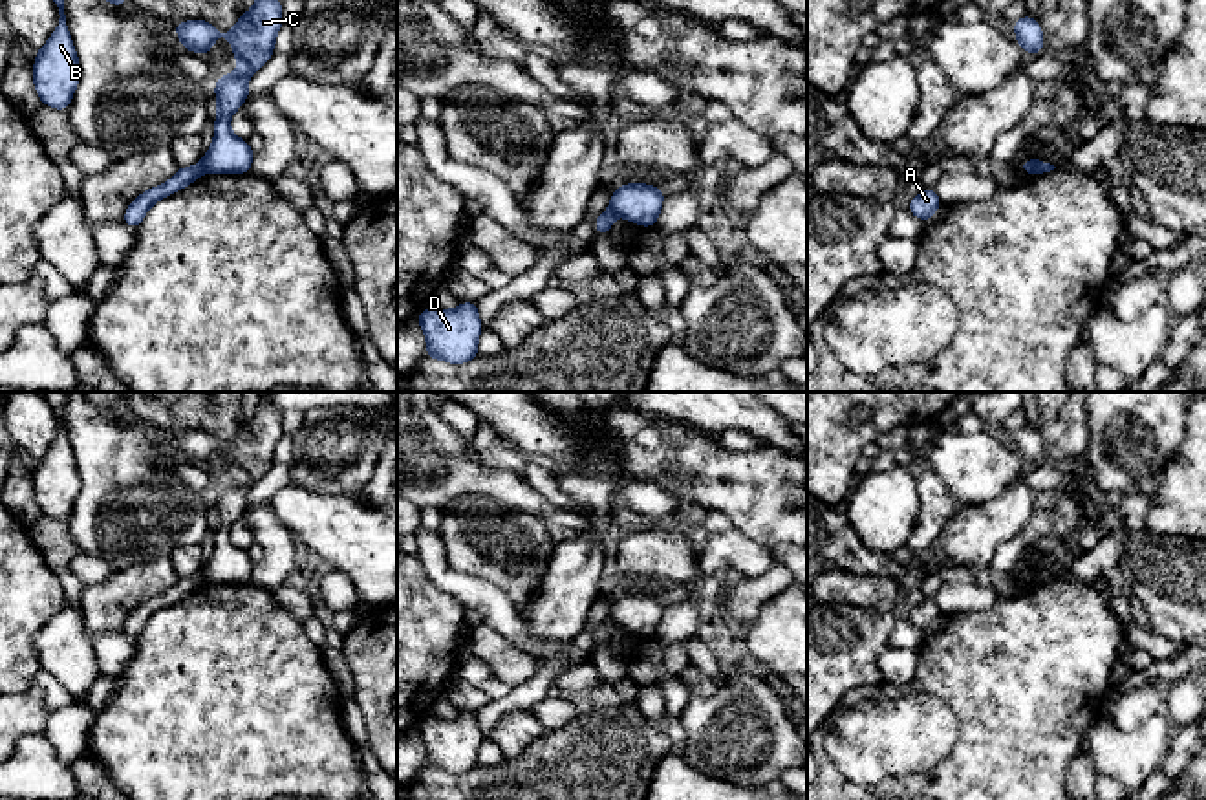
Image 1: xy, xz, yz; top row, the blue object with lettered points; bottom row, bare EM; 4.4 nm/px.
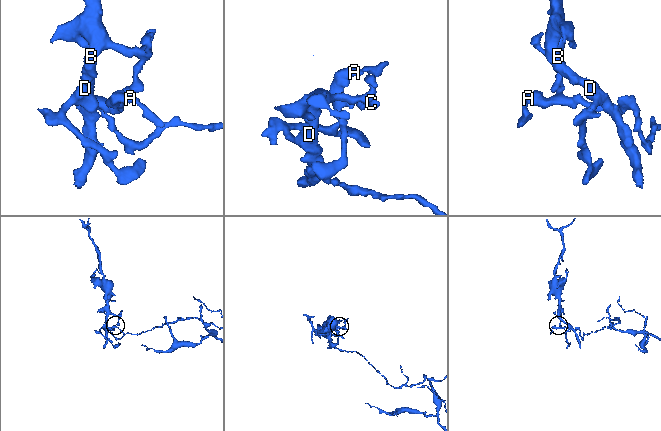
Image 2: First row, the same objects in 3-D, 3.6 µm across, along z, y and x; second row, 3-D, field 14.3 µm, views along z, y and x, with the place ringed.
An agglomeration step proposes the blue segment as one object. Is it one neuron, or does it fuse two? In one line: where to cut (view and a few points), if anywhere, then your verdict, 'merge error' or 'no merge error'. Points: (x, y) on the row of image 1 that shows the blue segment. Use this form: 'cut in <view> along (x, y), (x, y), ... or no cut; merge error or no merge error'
cut in xy along (200, 162), (205, 171); merge error

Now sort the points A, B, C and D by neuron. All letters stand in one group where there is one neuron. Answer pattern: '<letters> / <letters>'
A / B C D

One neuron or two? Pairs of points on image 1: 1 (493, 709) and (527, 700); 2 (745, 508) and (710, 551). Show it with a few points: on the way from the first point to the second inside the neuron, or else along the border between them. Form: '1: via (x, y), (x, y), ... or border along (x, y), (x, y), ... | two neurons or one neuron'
1: via (502, 707), (518, 700) | one neuron
2: border along (734, 526), (765, 548) | two neurons

